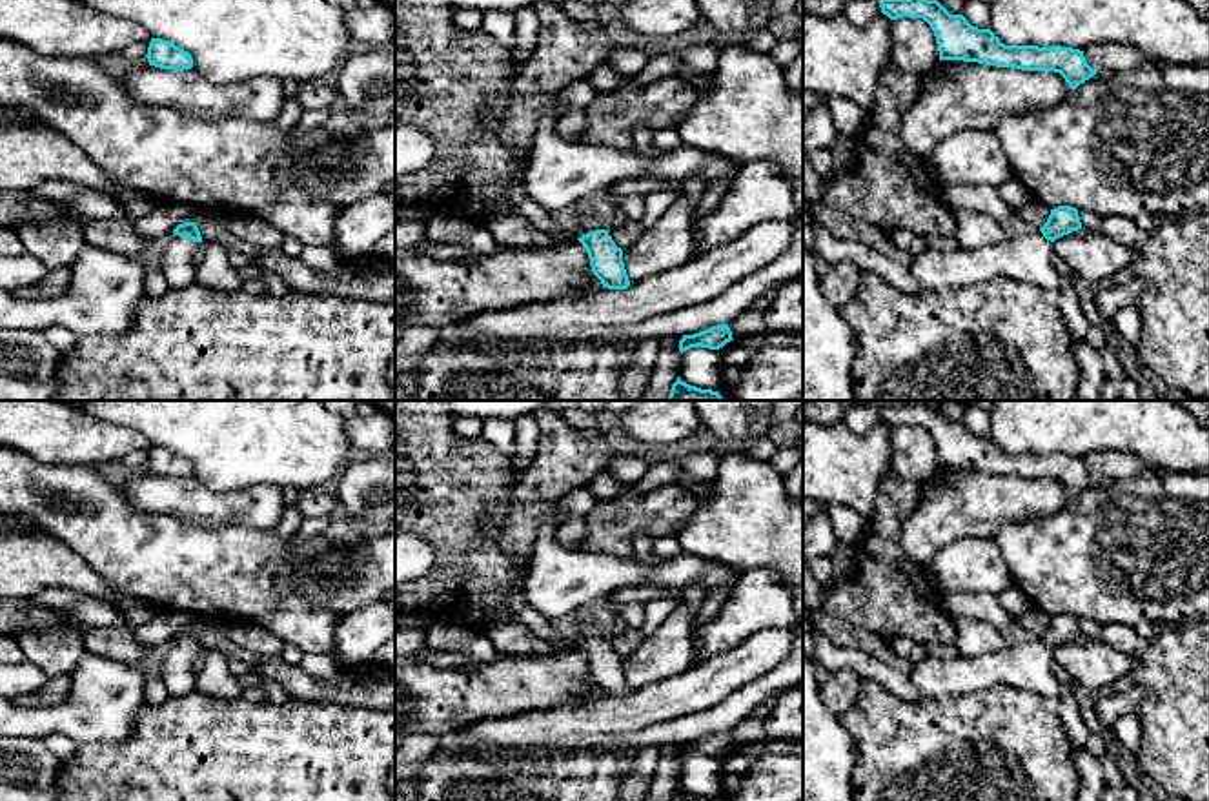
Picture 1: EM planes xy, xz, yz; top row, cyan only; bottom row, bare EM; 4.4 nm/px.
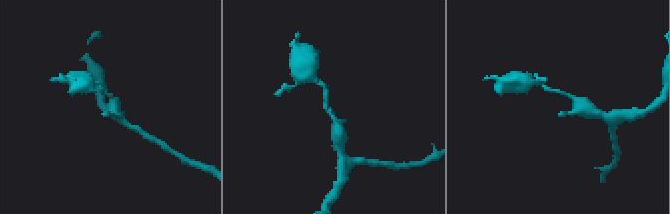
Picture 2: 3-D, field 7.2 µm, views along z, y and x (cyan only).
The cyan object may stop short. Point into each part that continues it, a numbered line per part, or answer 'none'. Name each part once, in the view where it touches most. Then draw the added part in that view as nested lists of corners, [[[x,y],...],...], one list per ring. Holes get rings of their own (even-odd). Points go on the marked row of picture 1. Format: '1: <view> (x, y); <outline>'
1: xy (175, 257); [[[169,233],[162,238],[151,264],[166,277],[169,288],[184,288],[195,282],[195,257],[200,242]]]

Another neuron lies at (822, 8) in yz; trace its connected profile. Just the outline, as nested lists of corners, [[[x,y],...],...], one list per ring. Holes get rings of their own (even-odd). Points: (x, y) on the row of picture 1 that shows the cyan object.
[[[803,0],[803,11],[818,16],[836,16],[843,13],[850,0]]]

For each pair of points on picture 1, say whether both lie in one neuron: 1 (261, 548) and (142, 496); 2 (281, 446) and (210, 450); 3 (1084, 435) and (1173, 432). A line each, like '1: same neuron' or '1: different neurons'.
1: different neurons
2: same neuron
3: same neuron

